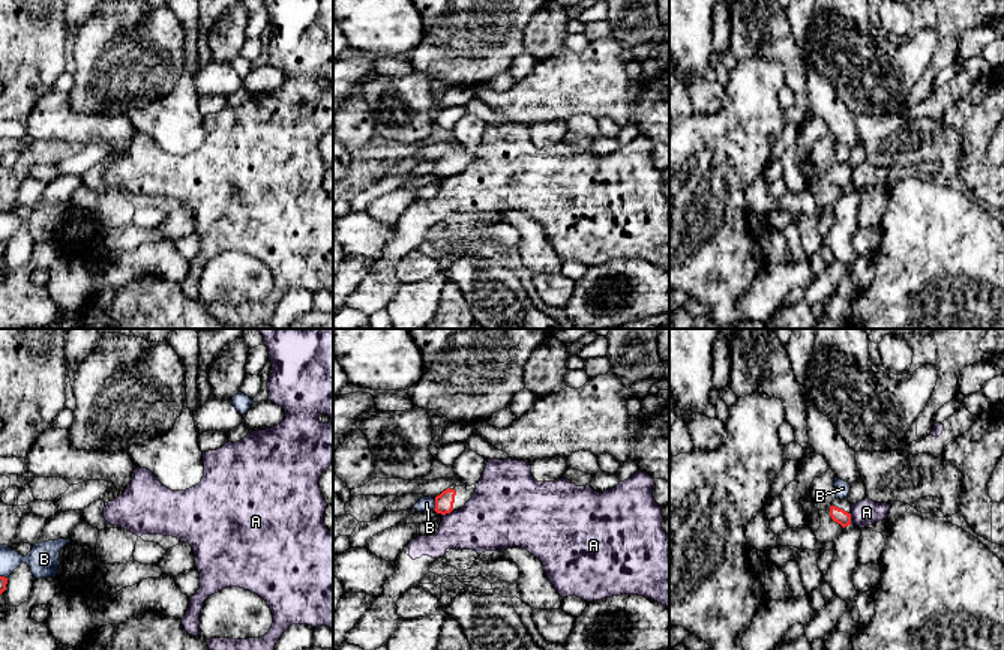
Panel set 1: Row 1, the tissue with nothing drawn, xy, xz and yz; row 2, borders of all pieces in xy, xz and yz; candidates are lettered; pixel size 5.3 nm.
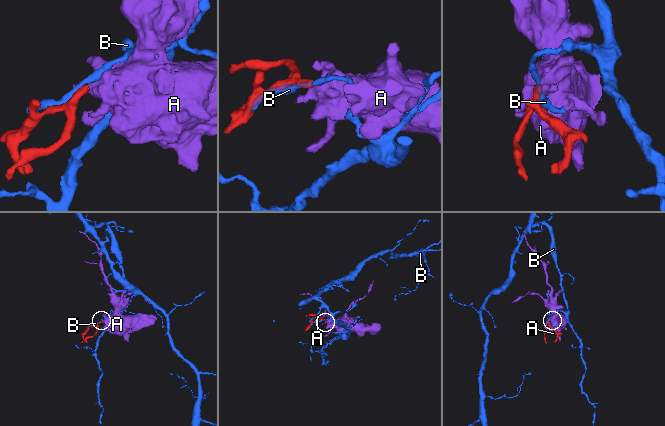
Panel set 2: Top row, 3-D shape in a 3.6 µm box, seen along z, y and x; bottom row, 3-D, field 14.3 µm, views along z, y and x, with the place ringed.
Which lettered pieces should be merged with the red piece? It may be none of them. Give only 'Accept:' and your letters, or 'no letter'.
Accept: no letter

